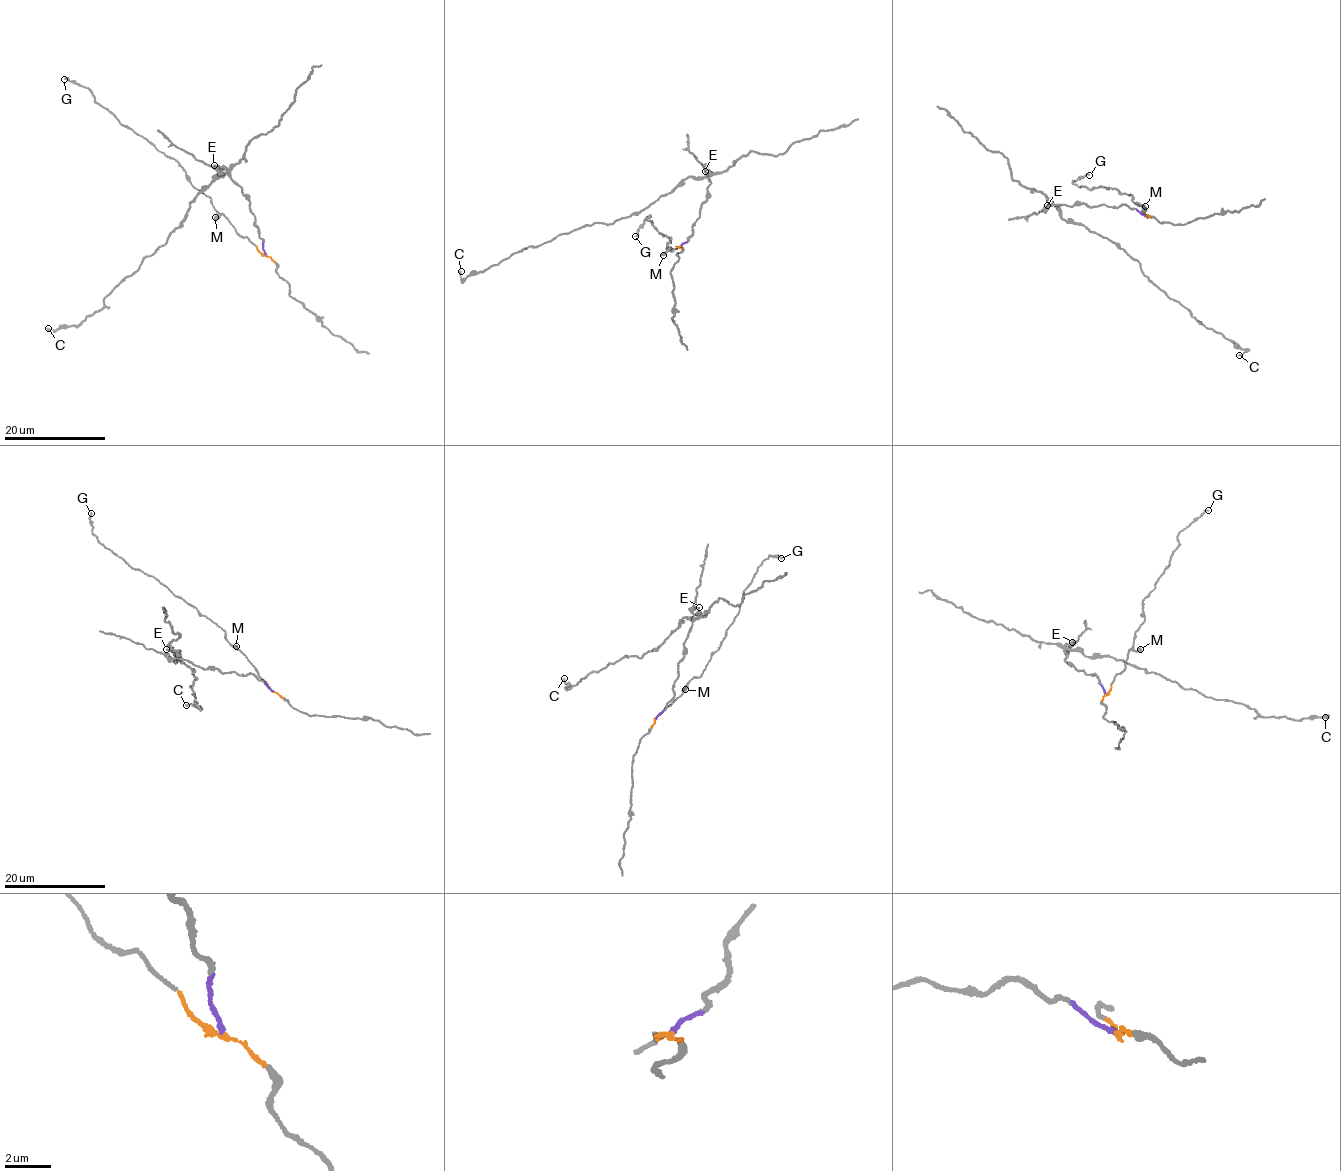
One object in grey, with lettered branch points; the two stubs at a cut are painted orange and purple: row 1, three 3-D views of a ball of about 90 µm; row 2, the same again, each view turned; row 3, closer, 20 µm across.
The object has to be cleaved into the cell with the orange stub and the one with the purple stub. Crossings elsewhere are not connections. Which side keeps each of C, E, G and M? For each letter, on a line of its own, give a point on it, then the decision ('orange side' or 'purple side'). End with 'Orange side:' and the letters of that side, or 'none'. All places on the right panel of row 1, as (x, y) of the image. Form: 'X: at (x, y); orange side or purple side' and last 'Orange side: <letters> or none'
C: at (1239, 355); purple side
E: at (1047, 205); purple side
G: at (1089, 175); orange side
M: at (1145, 206); orange side
Orange side: G, M

